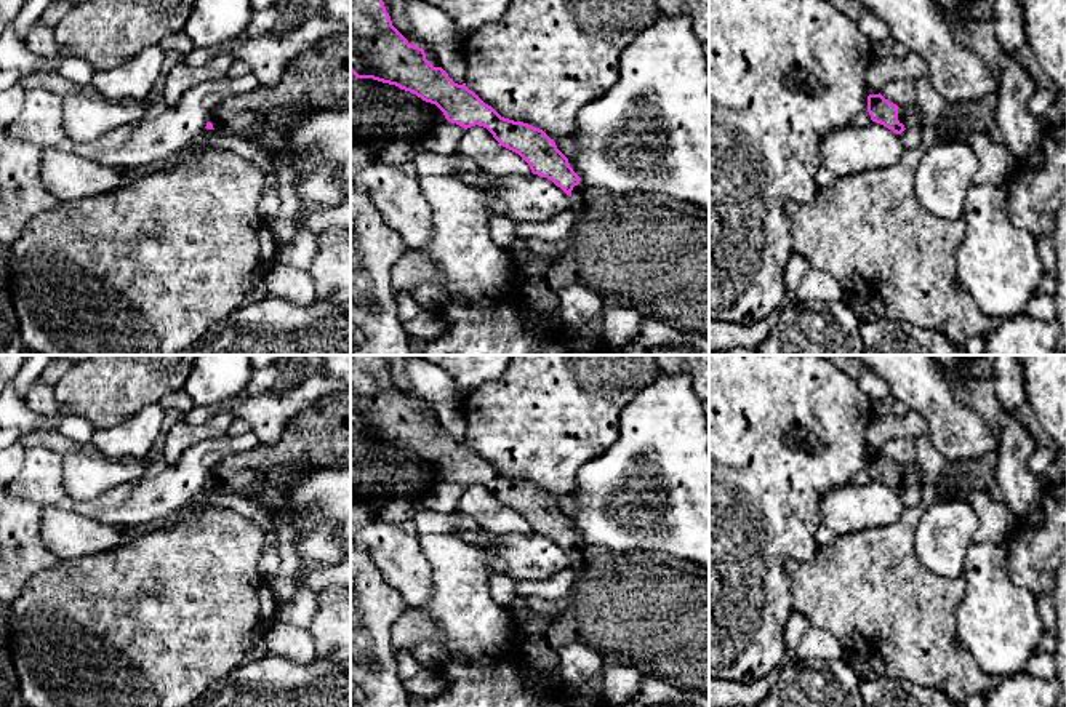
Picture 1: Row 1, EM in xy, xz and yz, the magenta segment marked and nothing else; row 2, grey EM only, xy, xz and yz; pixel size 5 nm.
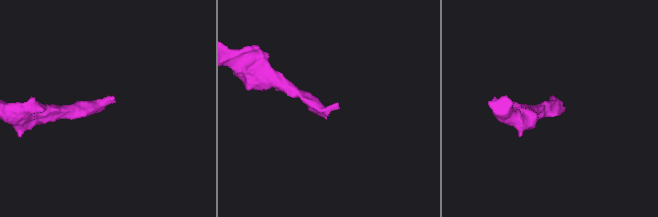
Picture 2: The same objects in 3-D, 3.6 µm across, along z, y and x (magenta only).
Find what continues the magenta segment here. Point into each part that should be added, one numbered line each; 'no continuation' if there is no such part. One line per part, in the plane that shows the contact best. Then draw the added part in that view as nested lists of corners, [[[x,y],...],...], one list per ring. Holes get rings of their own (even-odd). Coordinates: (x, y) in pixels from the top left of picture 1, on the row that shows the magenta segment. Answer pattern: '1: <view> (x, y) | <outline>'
1: yz (905, 117) | [[[901,107],[898,109],[898,120],[900,120],[900,123],[904,125],[904,128],[909,126],[909,123],[912,122],[912,118],[914,118],[912,114],[909,114],[908,110],[904,110]]]

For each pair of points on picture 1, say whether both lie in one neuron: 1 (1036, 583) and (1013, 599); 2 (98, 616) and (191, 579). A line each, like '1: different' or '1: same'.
1: different
2: same

